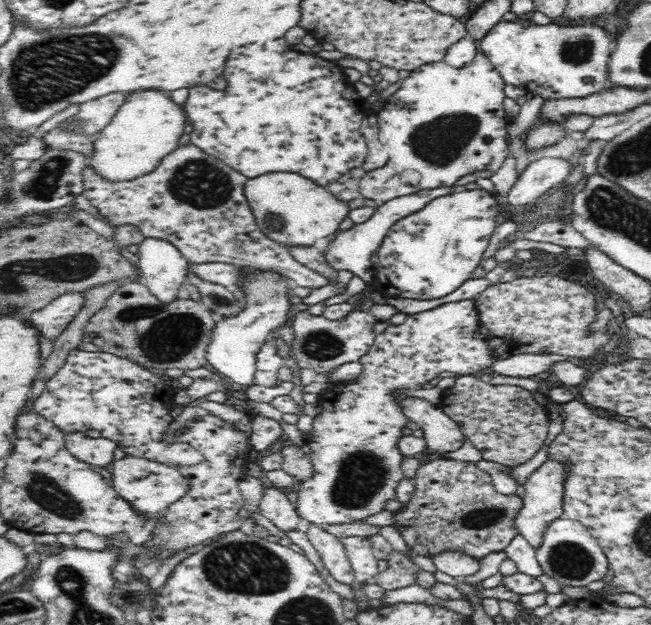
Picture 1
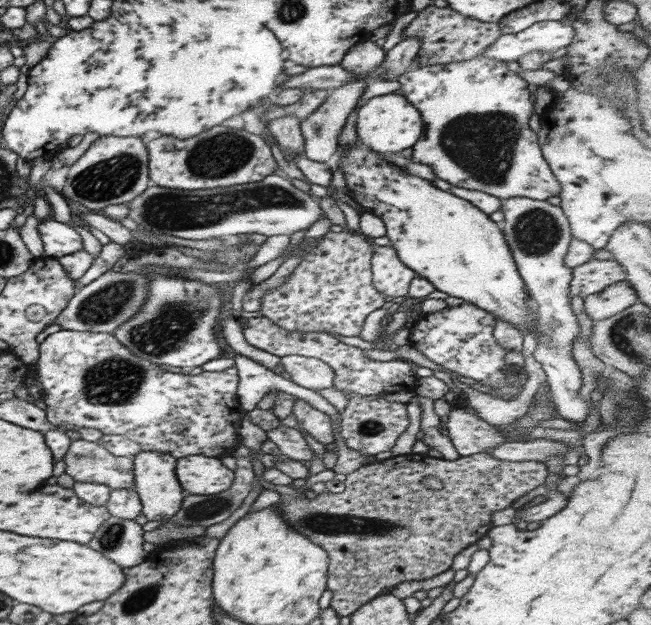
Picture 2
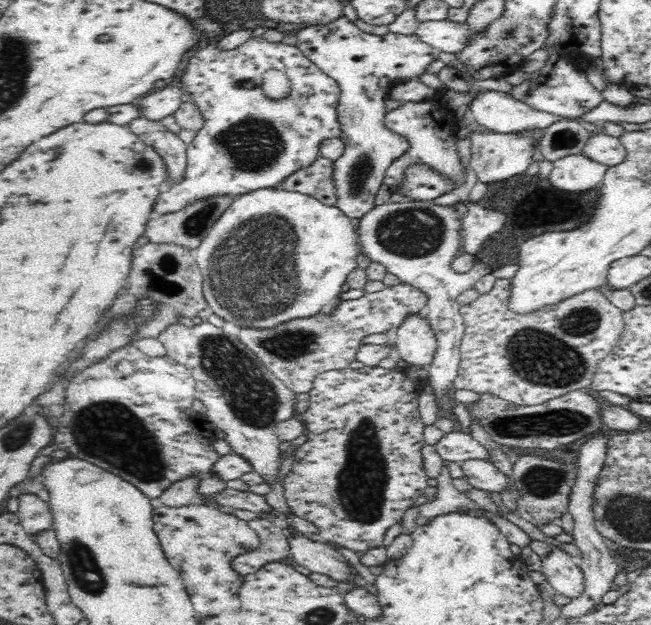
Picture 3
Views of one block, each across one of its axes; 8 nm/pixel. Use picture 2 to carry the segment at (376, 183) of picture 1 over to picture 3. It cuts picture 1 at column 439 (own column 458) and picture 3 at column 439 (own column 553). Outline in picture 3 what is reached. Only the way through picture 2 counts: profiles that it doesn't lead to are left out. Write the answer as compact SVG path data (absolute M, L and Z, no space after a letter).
M416 163L405 170L405 177L401 185L392 191L410 196L414 200L430 201L452 190L454 190L452 179L442 177L432 167Z

